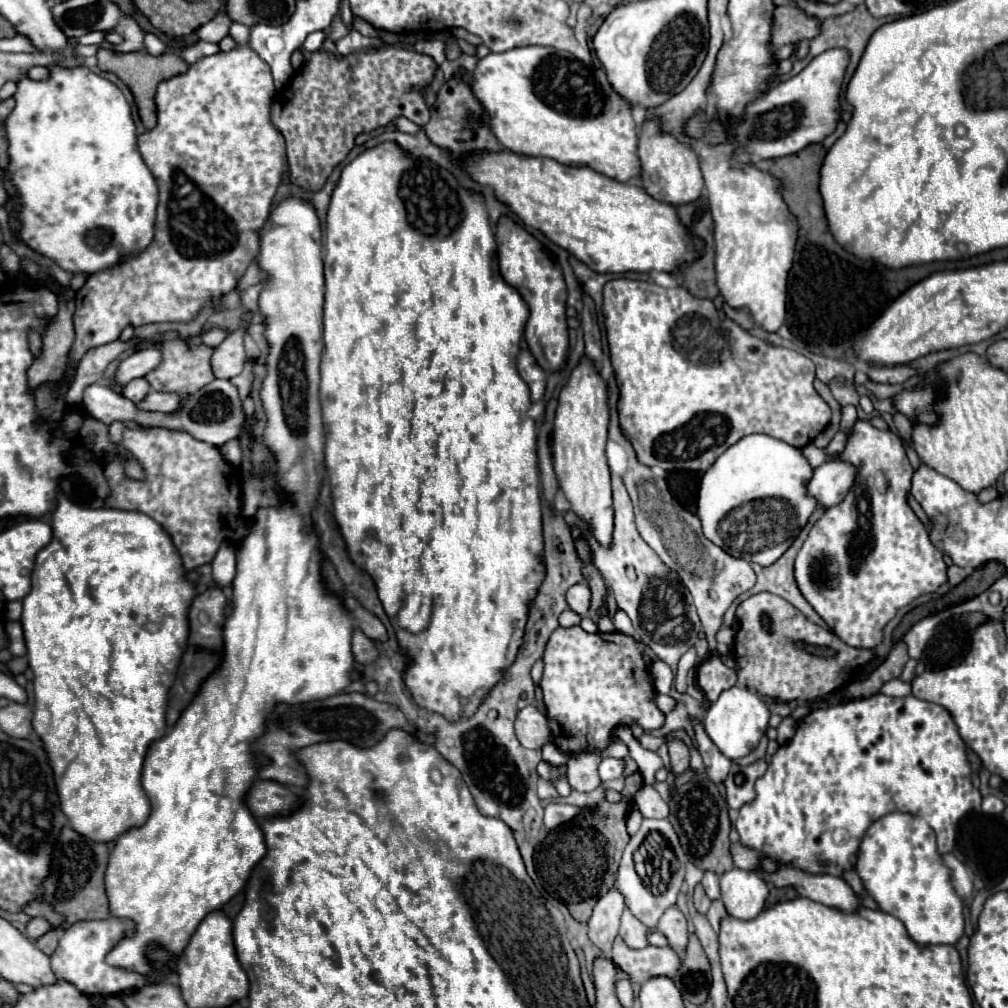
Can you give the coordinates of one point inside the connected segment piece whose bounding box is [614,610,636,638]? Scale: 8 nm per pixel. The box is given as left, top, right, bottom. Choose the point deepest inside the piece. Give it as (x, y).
(621, 621)

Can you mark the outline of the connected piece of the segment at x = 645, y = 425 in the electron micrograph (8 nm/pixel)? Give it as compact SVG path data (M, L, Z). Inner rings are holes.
M620 278L620 280L610 280L604 286L604 316L606 316L606 330L608 330L608 342L610 342L610 360L612 360L612 368L616 372L618 384L620 384L620 400L618 400L620 426L622 426L624 436L632 442L632 446L638 454L638 460L646 466L652 464L652 466L660 466L664 470L704 472L716 462L716 458L726 448L730 448L732 444L736 444L740 438L744 438L748 434L756 434L756 432L768 434L768 436L784 440L796 448L802 448L802 446L810 444L830 422L830 406L820 398L820 394L812 386L814 370L816 370L814 362L796 350L768 346L760 338L756 338L750 332L746 332L744 328L740 328L730 318L720 320L718 310L712 300L692 296L686 288L662 288L652 282L644 282L644 280Z

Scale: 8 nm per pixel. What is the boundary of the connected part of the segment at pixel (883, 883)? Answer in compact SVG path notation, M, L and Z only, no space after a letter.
M890 812L882 818L878 818L862 838L858 860L856 860L856 872L864 882L864 888L874 898L878 908L898 920L906 926L908 936L916 944L956 944L964 934L964 910L962 910L962 898L954 890L950 870L944 866L942 854L936 846L934 830L926 824L920 816L910 816L906 812Z

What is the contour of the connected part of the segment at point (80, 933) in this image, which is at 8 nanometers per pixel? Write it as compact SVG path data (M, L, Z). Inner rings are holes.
M106 918L106 920L80 920L74 922L66 932L62 932L58 948L52 954L52 970L58 980L66 980L74 984L82 994L94 996L94 994L122 994L126 990L142 988L150 984L150 980L144 974L130 972L124 968L114 968L106 964L106 954L126 936L134 934L134 922L128 918Z

